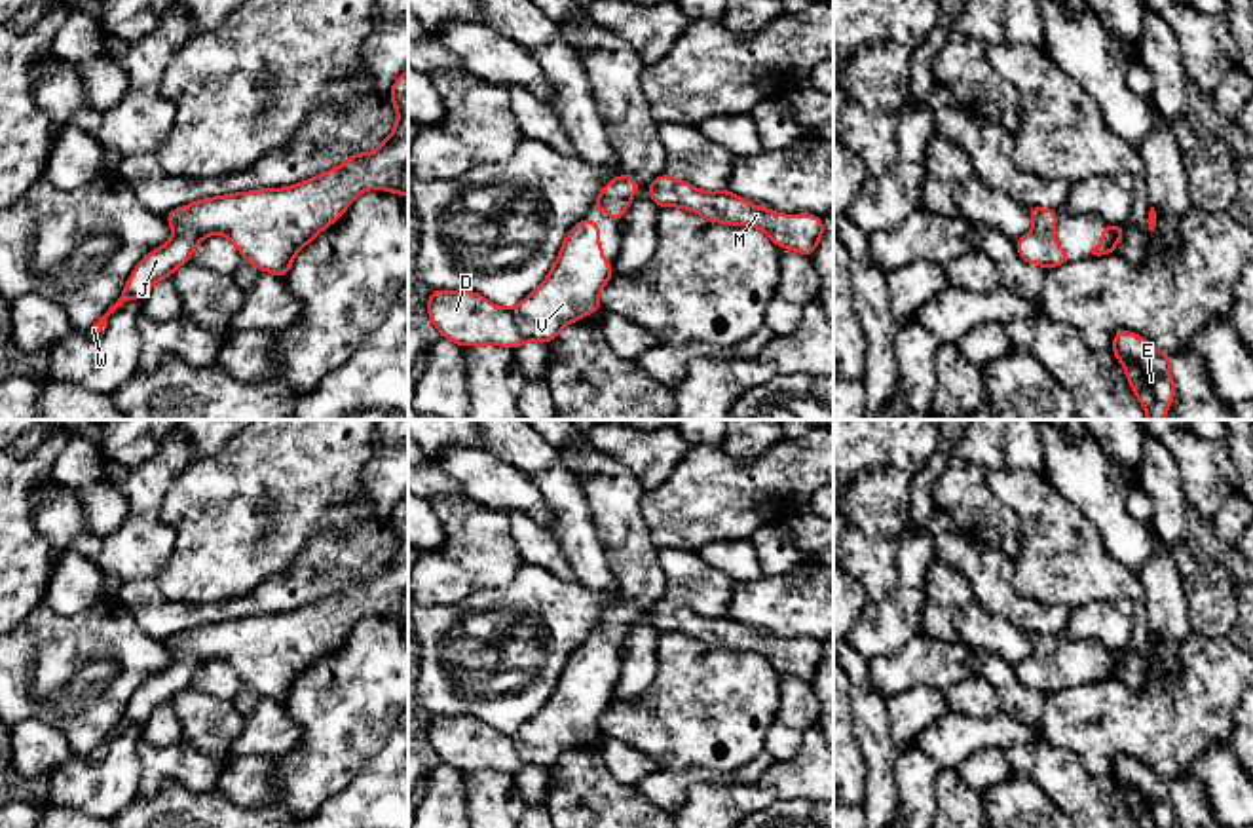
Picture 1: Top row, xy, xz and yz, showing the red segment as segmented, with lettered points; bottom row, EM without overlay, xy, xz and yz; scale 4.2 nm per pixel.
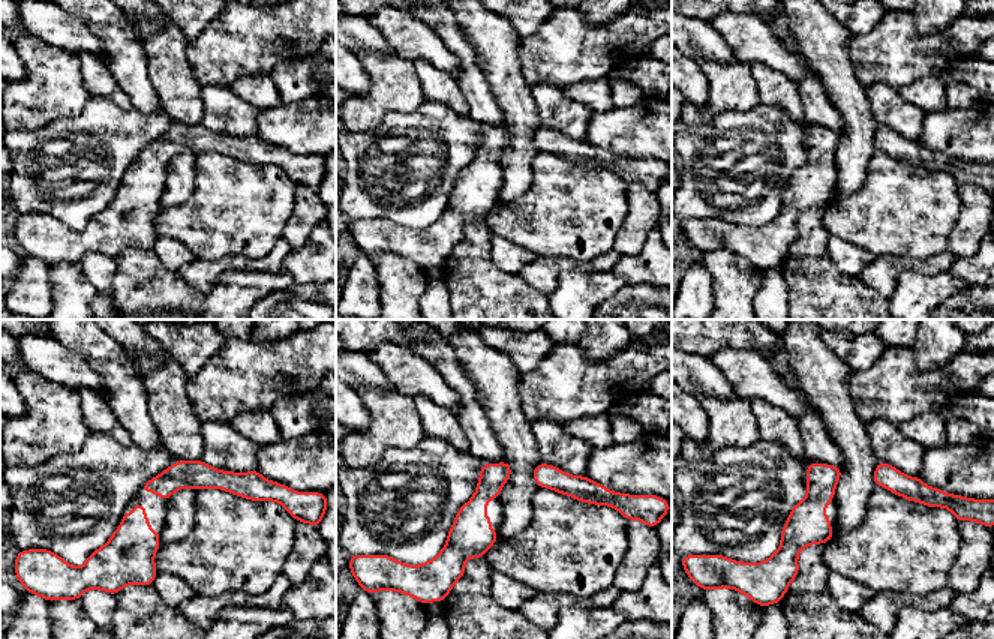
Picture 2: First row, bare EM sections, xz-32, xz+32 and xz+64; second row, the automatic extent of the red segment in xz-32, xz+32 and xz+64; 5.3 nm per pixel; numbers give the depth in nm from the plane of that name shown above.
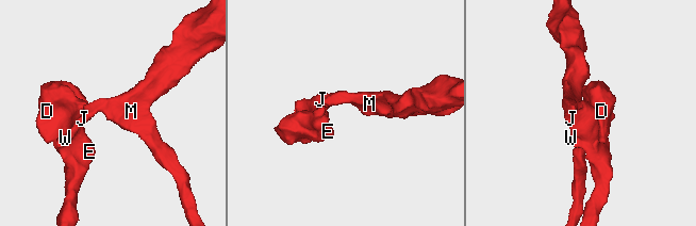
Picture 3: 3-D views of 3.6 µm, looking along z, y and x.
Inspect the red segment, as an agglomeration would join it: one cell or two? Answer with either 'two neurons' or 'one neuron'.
one neuron

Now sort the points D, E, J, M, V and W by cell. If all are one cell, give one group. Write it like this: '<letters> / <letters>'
D E J M V W

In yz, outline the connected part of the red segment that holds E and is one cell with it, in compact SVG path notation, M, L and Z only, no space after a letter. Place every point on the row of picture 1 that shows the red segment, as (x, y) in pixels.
M1120 329L1114 332L1113 353L1122 363L1147 420L1164 420L1175 399L1175 382L1169 372L1173 357L1139 334Z

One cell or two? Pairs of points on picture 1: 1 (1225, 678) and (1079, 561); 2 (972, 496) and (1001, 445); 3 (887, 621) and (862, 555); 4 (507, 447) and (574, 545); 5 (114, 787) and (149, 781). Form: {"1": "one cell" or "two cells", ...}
{"1": "two cells", "2": "one cell", "3": "two cells", "4": "one cell", "5": "two cells"}

